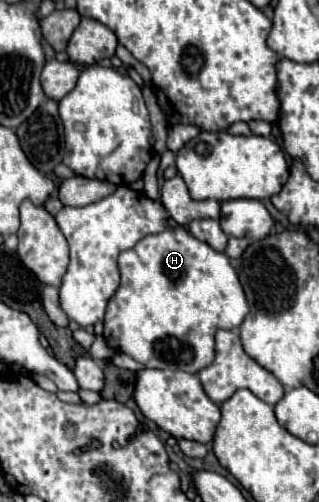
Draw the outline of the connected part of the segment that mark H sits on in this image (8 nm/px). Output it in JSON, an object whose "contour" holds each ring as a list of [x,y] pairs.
{"contour":[[[173,225],[161,233],[143,237],[133,249],[119,255],[117,265],[121,273],[121,283],[115,295],[109,299],[103,337],[111,347],[131,355],[145,367],[181,369],[187,373],[201,371],[205,365],[213,363],[215,331],[239,327],[249,313],[249,305],[241,289],[239,277],[231,267],[227,255],[211,249],[203,241],[197,241],[181,225]]]}

